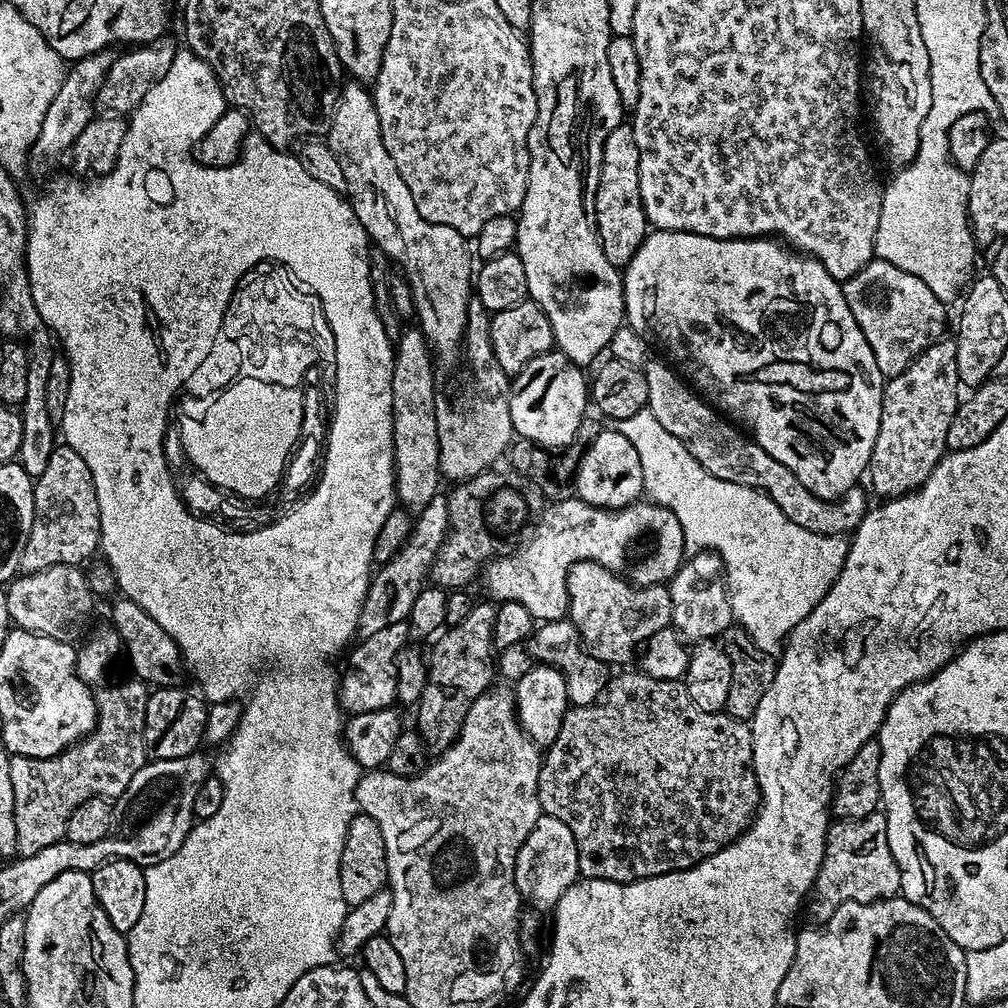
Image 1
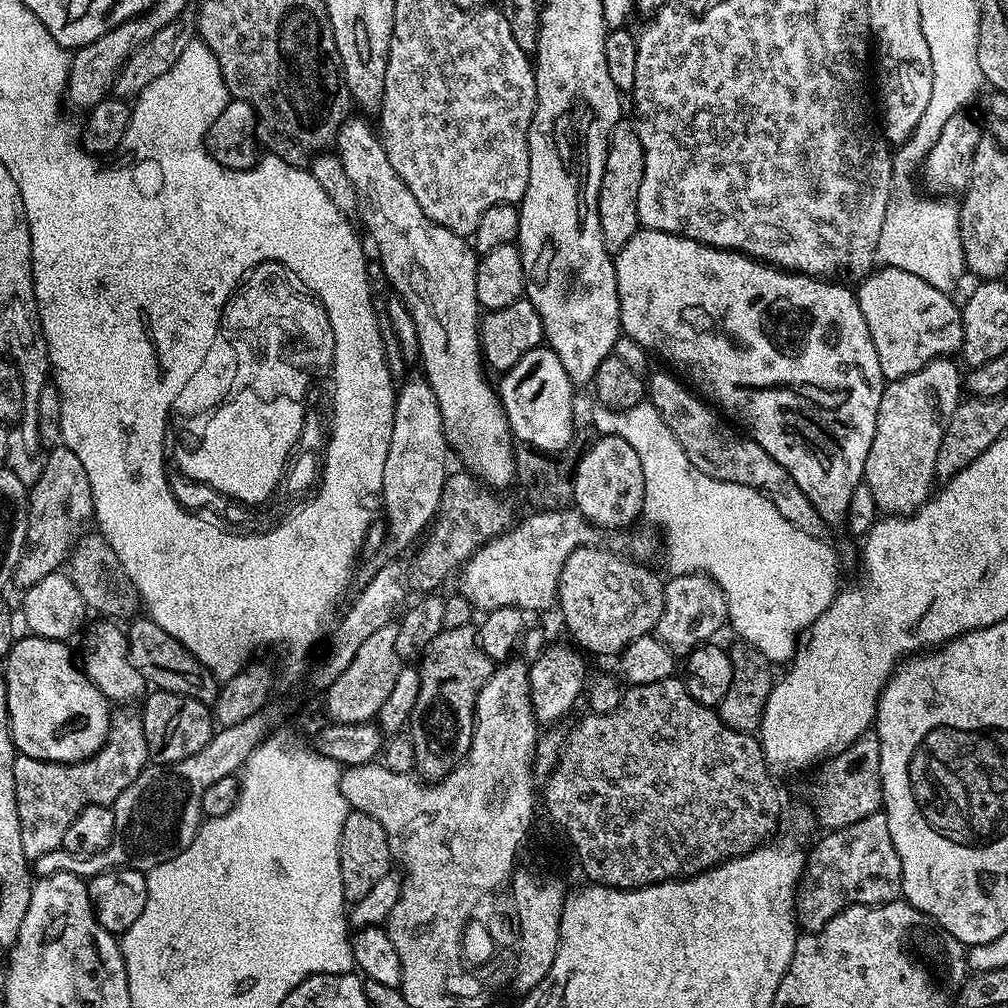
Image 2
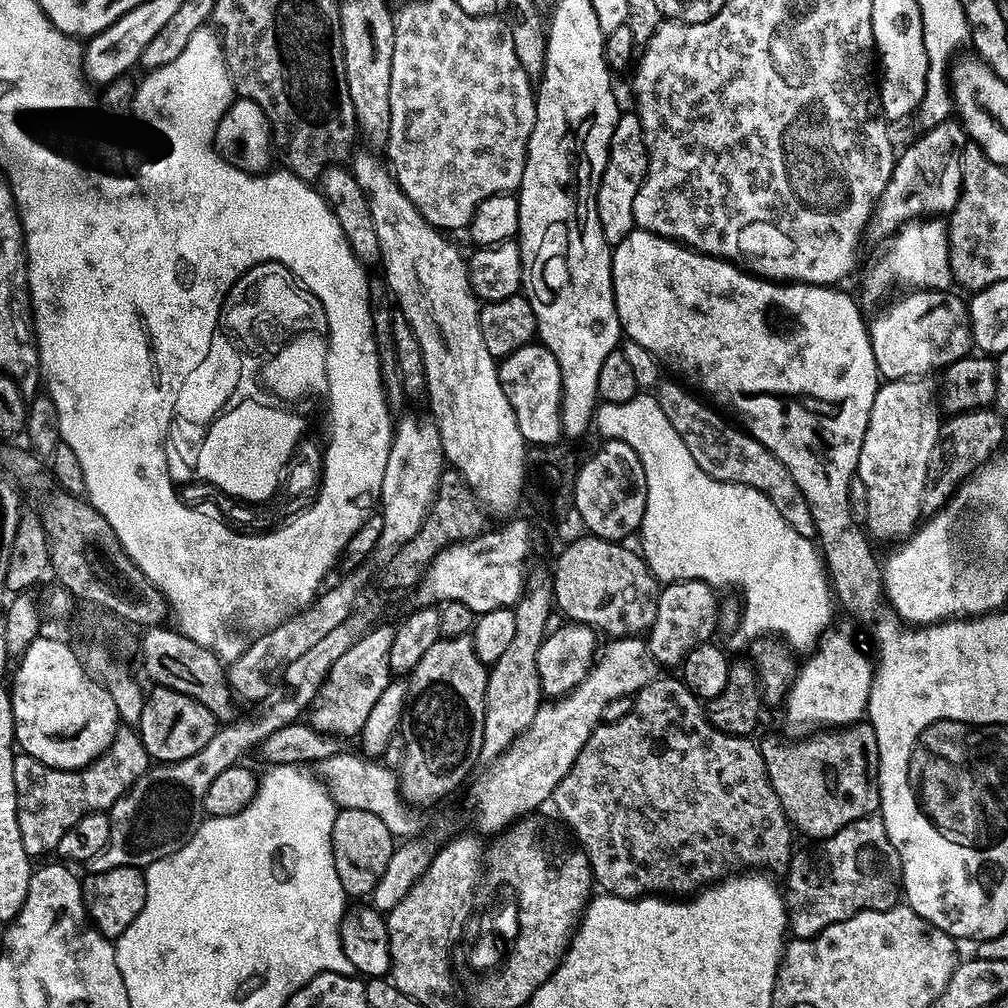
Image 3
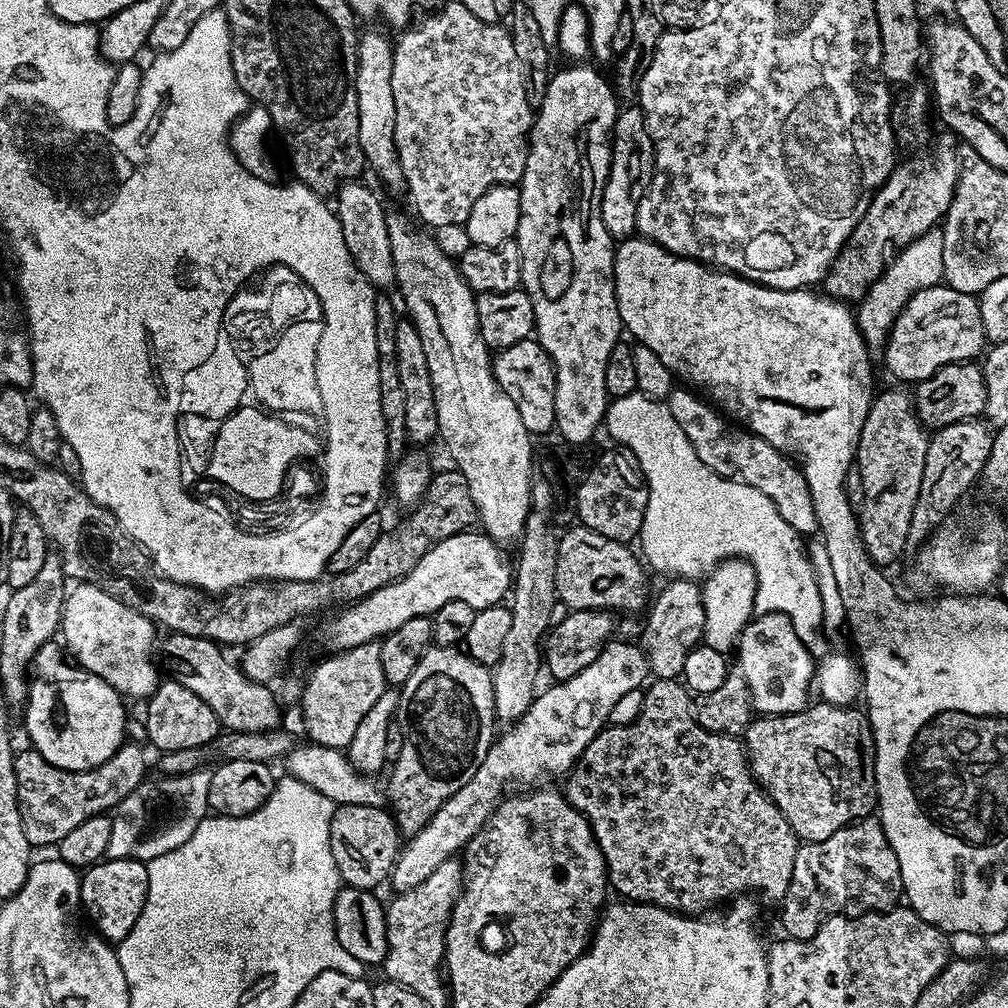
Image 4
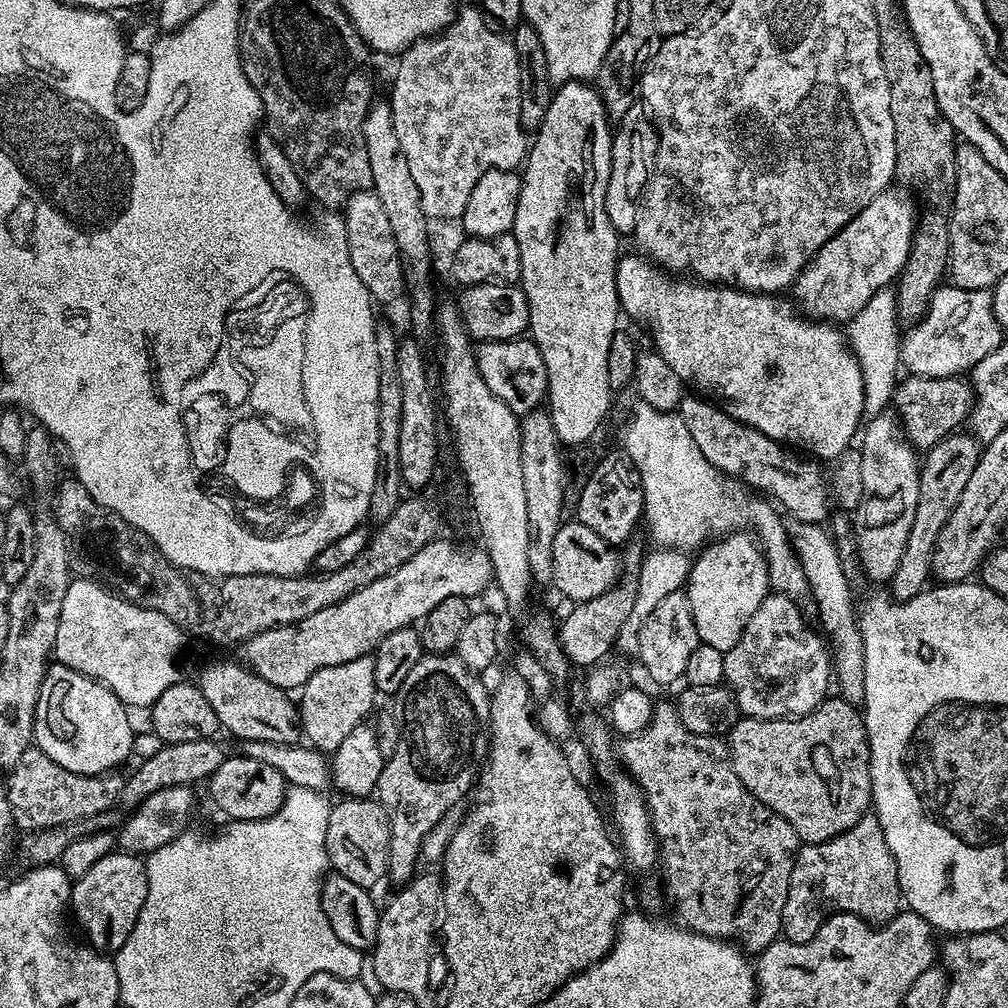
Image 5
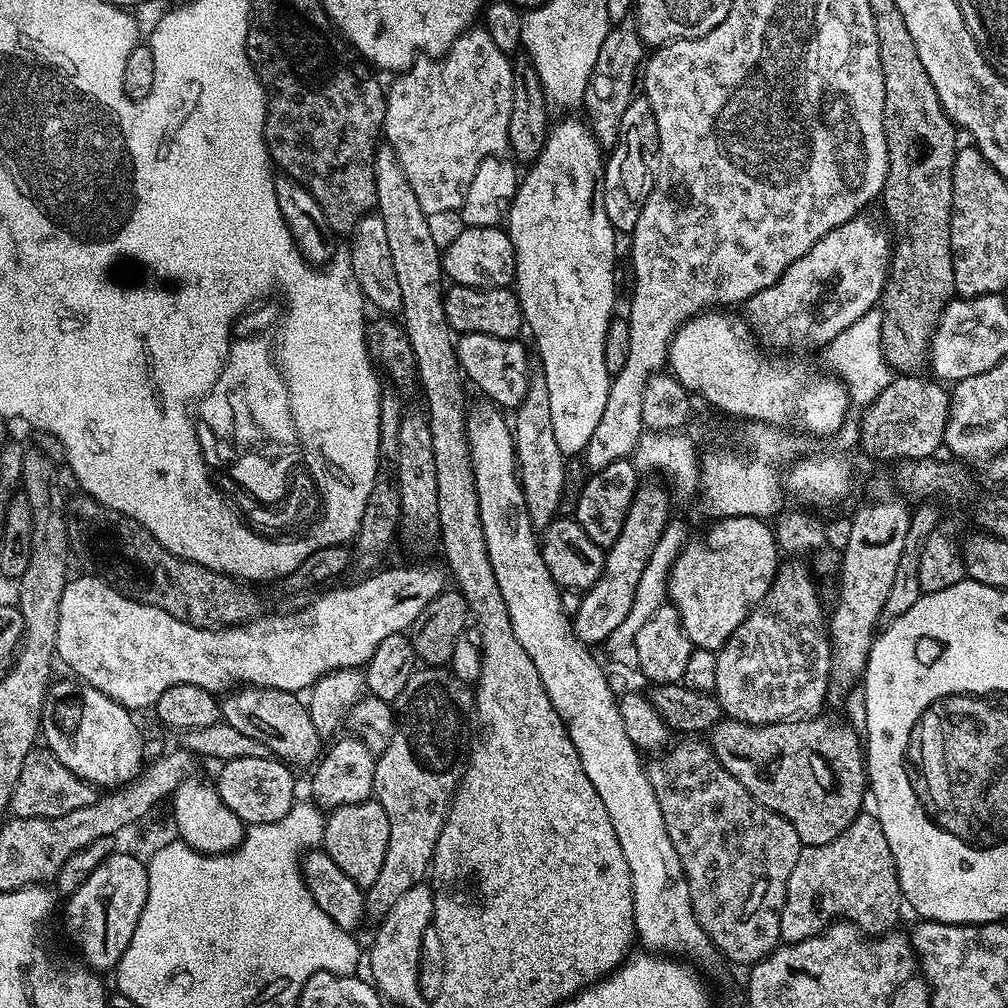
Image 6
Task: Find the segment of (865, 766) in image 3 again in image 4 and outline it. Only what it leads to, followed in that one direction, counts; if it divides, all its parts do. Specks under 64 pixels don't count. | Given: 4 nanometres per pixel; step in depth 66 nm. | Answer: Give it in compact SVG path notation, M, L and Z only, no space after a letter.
M816 702L790 715L755 717L742 740L752 775L768 797L782 810L799 841L825 841L845 825L864 819L875 811L876 747L872 724L865 711L858 711L854 706Z

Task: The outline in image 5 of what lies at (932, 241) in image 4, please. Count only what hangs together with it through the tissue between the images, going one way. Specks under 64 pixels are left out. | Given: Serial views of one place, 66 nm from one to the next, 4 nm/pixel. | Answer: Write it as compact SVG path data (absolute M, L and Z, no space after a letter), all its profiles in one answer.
M889 286L878 290L854 319L847 321L846 339L852 350L852 357L858 362L864 383L864 416L871 418L879 416L885 411L884 407L892 404L892 395L896 392L898 375L902 365L900 363L901 335L897 332L898 317L896 314L896 290Z

